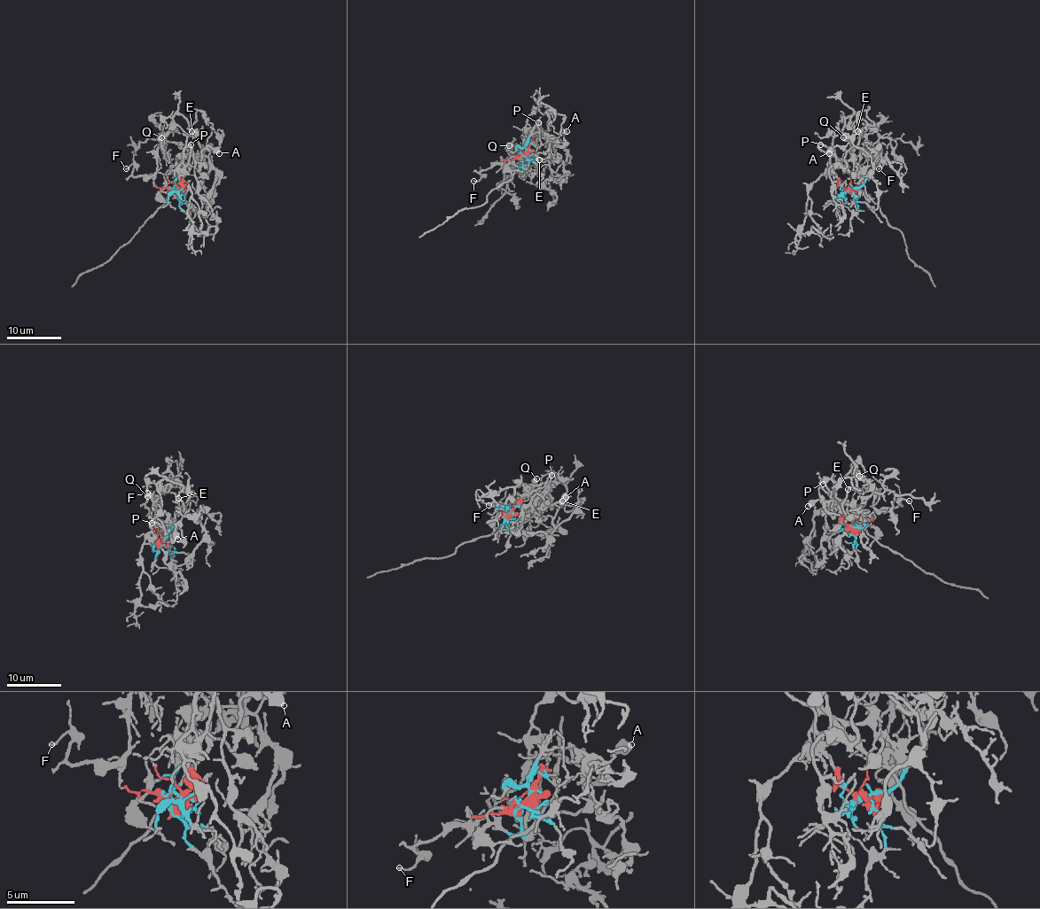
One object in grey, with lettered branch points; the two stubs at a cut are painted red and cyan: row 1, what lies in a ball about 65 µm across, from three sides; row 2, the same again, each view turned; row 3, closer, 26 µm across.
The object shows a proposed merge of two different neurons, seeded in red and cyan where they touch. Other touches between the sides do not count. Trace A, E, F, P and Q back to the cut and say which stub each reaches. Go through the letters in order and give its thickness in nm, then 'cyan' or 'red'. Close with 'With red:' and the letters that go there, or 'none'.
A: 600 nm | cyan
E: 190 nm | cyan
F: 150 nm | cyan
P: 170 nm | red
Q: 500 nm | cyan
With red: P

